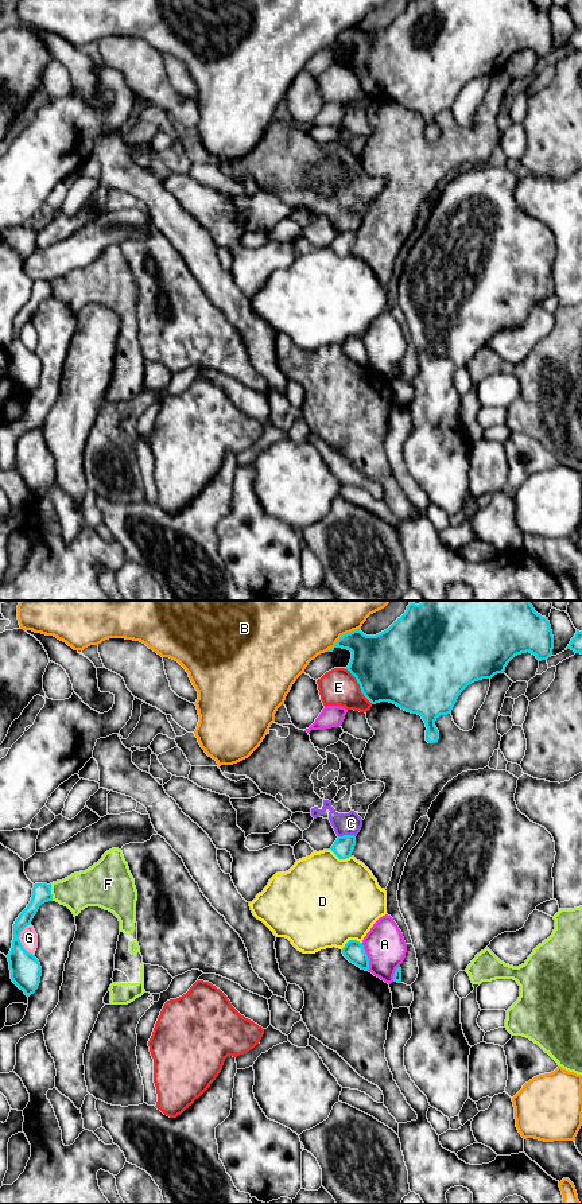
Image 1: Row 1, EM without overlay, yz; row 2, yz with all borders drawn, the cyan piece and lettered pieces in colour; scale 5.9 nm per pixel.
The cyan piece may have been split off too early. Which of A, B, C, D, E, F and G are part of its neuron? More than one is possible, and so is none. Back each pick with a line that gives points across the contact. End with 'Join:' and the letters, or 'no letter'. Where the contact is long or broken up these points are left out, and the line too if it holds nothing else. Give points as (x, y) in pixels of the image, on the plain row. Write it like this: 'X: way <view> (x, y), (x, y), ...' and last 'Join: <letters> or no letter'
Join: no letter

